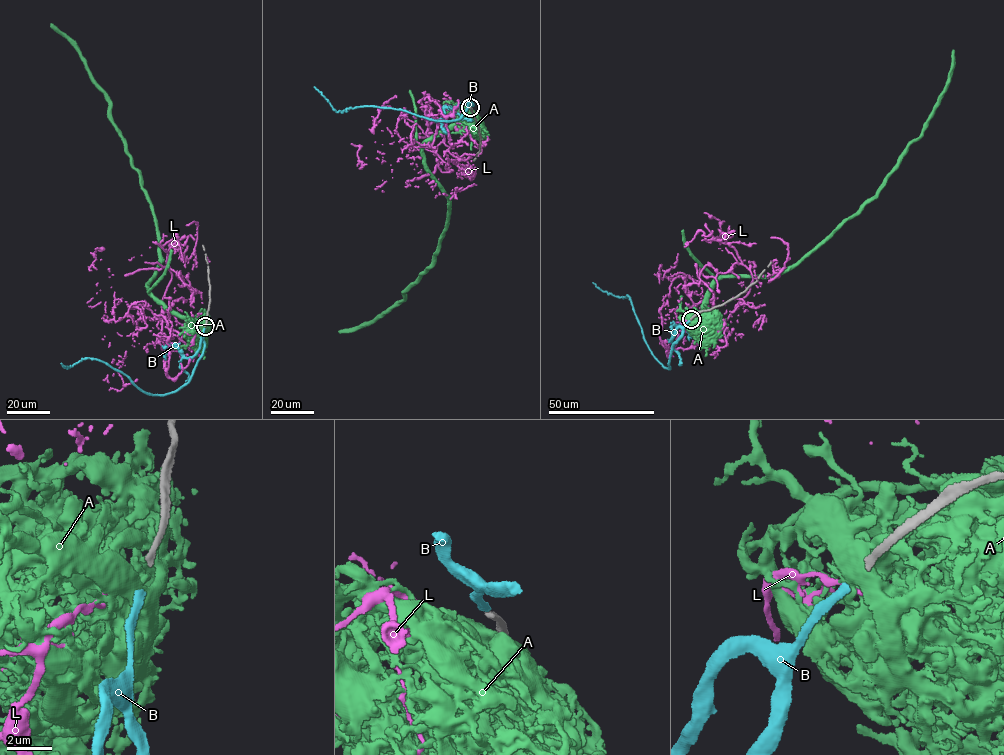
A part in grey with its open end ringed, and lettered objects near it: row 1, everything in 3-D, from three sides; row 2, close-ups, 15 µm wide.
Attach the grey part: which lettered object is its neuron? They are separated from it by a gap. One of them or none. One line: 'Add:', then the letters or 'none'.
Add: B

